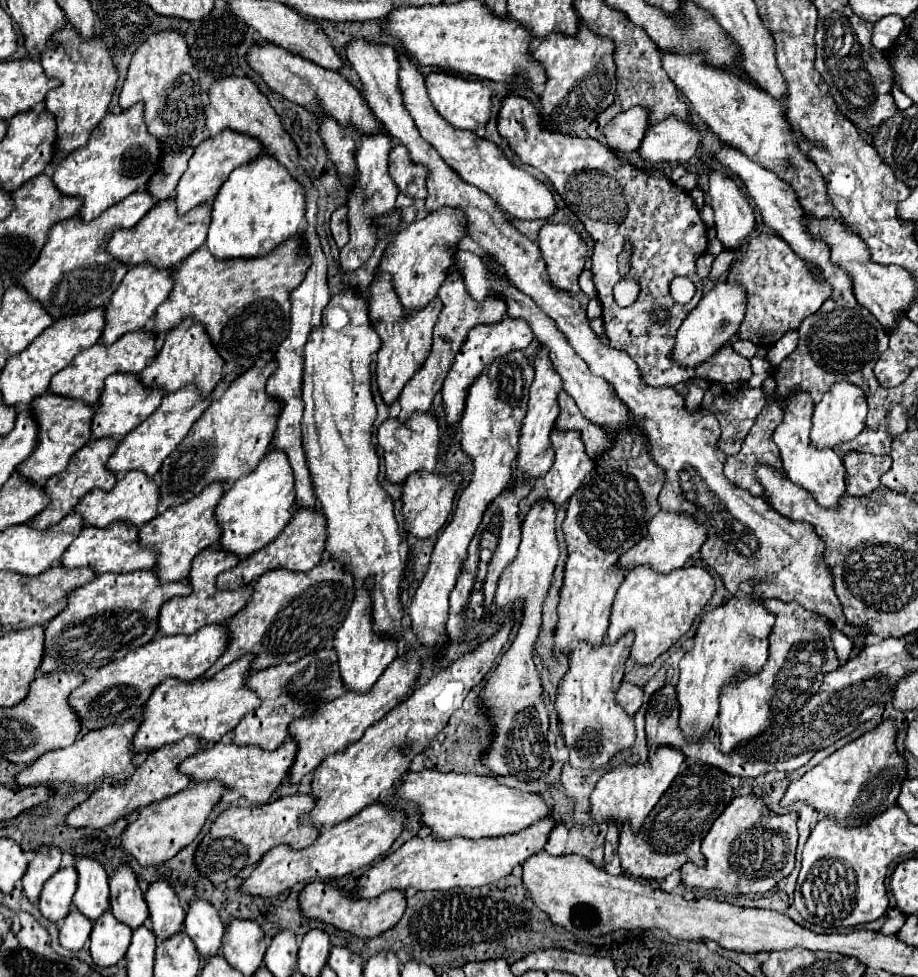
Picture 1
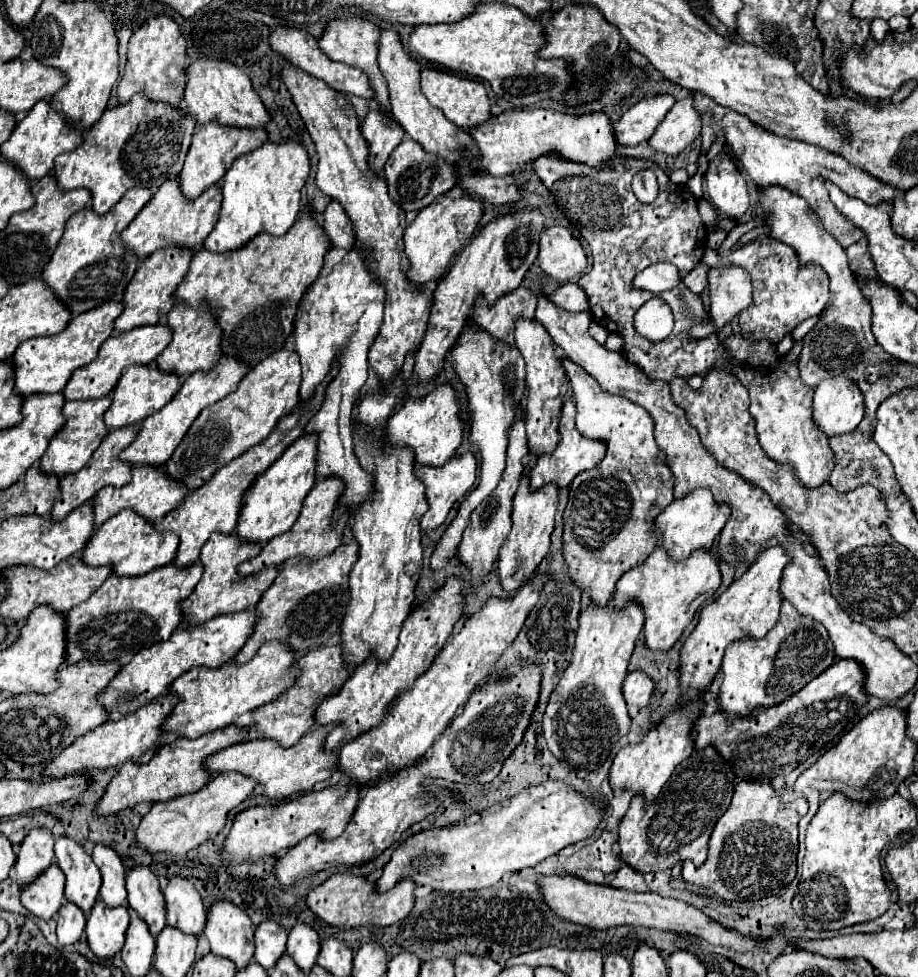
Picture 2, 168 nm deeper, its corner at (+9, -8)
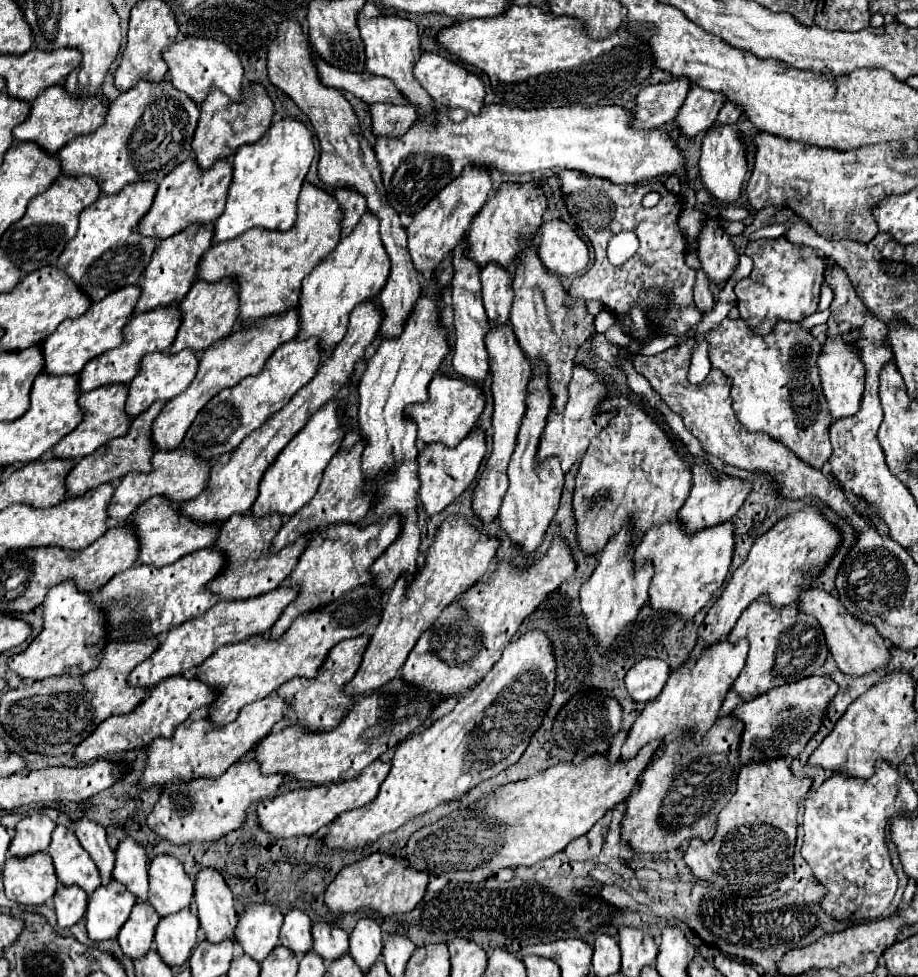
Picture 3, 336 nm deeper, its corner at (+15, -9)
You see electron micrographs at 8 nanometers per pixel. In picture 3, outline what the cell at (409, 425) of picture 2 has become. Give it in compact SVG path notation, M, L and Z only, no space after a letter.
M435 376L429 384L429 400L423 404L413 404L405 410L405 418L415 422L419 432L417 440L423 444L435 444L441 442L447 448L455 448L475 426L479 414L483 412L485 400L477 386L469 384L461 378L449 378L449 376Z

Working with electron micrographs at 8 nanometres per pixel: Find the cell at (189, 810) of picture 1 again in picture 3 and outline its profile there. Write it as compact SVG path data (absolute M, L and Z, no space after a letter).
M249 758L243 762L235 762L217 780L175 782L163 790L153 812L147 816L147 826L163 840L173 842L177 846L219 840L221 836L241 826L249 804L275 796L275 790L281 786L281 780L283 776L263 776L257 768L257 762Z

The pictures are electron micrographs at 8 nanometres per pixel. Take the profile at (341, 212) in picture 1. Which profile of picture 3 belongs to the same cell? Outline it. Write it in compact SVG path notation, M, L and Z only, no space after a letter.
M337 188L333 192L333 196L339 202L341 212L343 212L343 218L339 222L341 224L341 232L343 232L343 236L347 236L357 226L361 216L367 212L365 198L357 196L357 192L345 192L343 188Z

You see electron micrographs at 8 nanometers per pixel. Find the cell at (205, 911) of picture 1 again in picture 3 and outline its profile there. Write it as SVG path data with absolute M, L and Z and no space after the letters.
M157 856L149 868L149 904L159 918L177 914L193 904L193 882L173 856Z

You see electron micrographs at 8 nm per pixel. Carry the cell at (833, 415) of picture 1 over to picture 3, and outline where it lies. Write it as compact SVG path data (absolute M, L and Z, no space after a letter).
M839 336L837 340L827 340L817 364L819 364L821 388L823 388L823 396L827 398L831 420L855 416L861 406L863 380L865 380L865 368L857 356L857 336Z

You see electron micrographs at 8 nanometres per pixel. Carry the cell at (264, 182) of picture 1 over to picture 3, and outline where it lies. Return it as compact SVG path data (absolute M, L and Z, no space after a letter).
M285 118L273 124L255 144L241 146L233 156L233 180L227 192L225 212L217 218L213 242L237 238L251 228L285 232L295 222L295 204L305 174L315 156L313 134L305 124Z

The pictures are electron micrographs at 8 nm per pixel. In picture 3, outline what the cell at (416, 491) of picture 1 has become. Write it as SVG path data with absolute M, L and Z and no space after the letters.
M471 430L471 434L457 444L457 448L445 448L443 444L431 444L423 452L419 452L419 498L423 502L423 508L429 516L439 514L443 508L447 508L451 502L455 502L475 480L479 464L487 452L485 446L485 434L481 430Z

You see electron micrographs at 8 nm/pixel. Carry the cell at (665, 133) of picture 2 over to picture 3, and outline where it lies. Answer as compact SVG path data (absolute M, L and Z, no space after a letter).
M691 88L681 110L677 112L673 124L677 126L679 134L685 138L695 138L701 132L707 132L709 126L715 122L717 112L721 110L725 96L717 92L709 92L703 88Z

